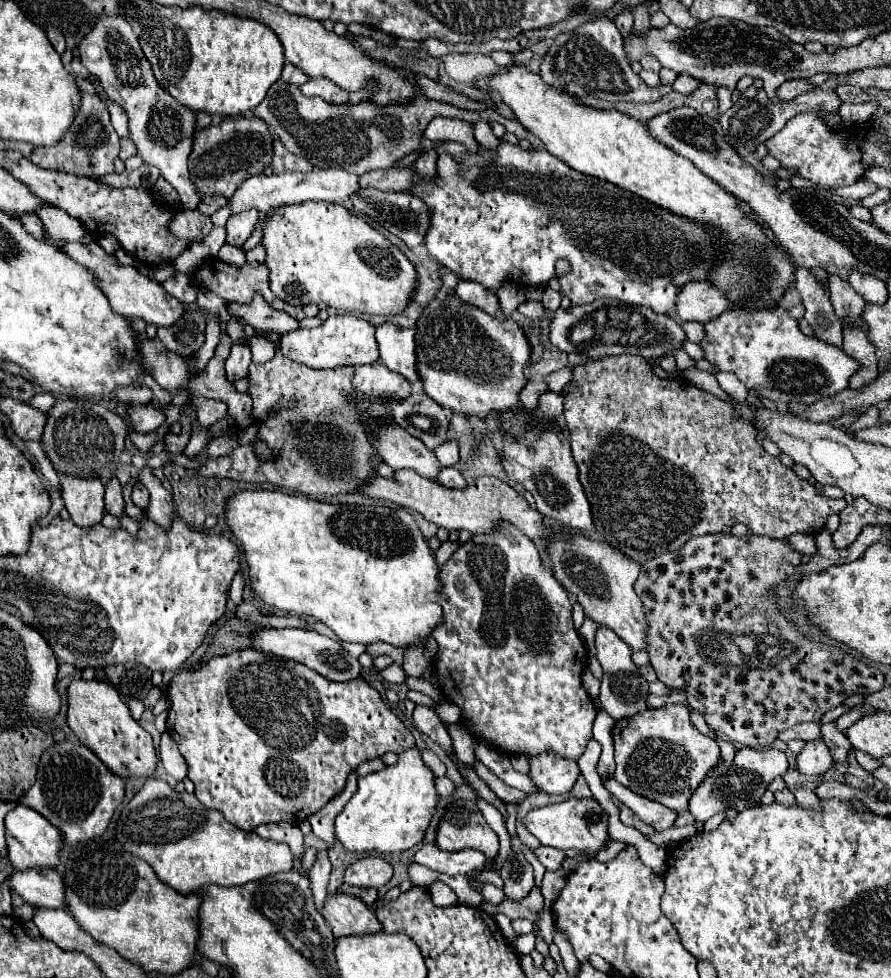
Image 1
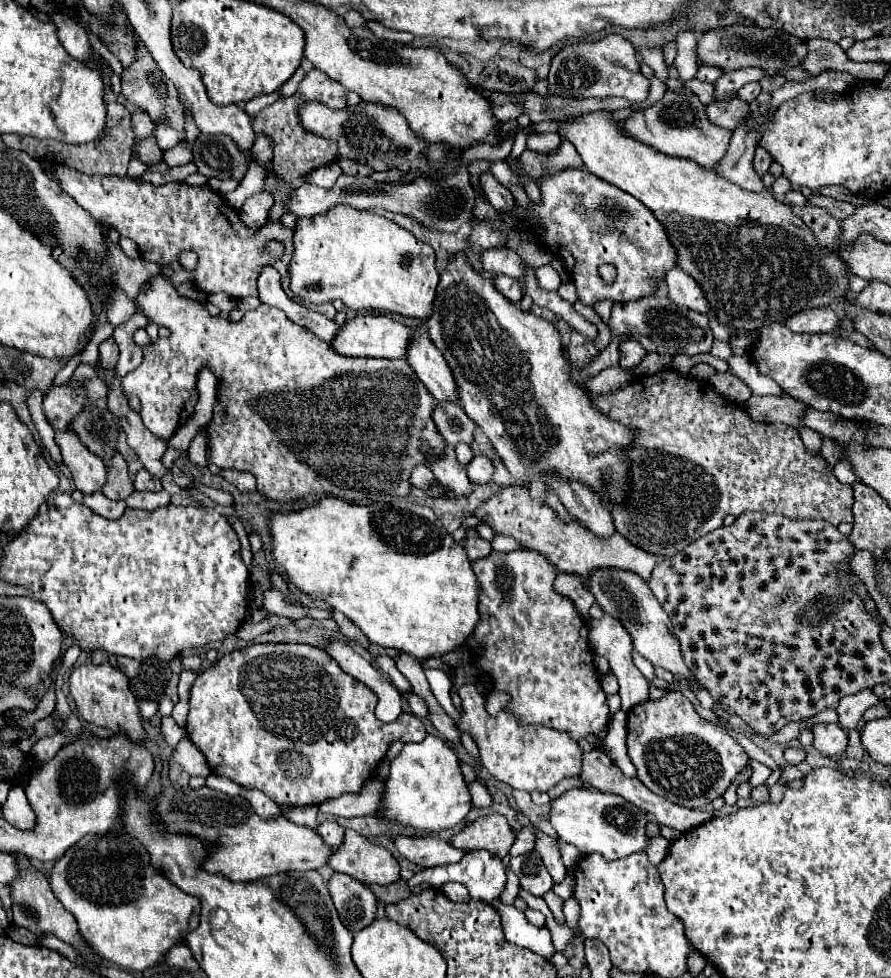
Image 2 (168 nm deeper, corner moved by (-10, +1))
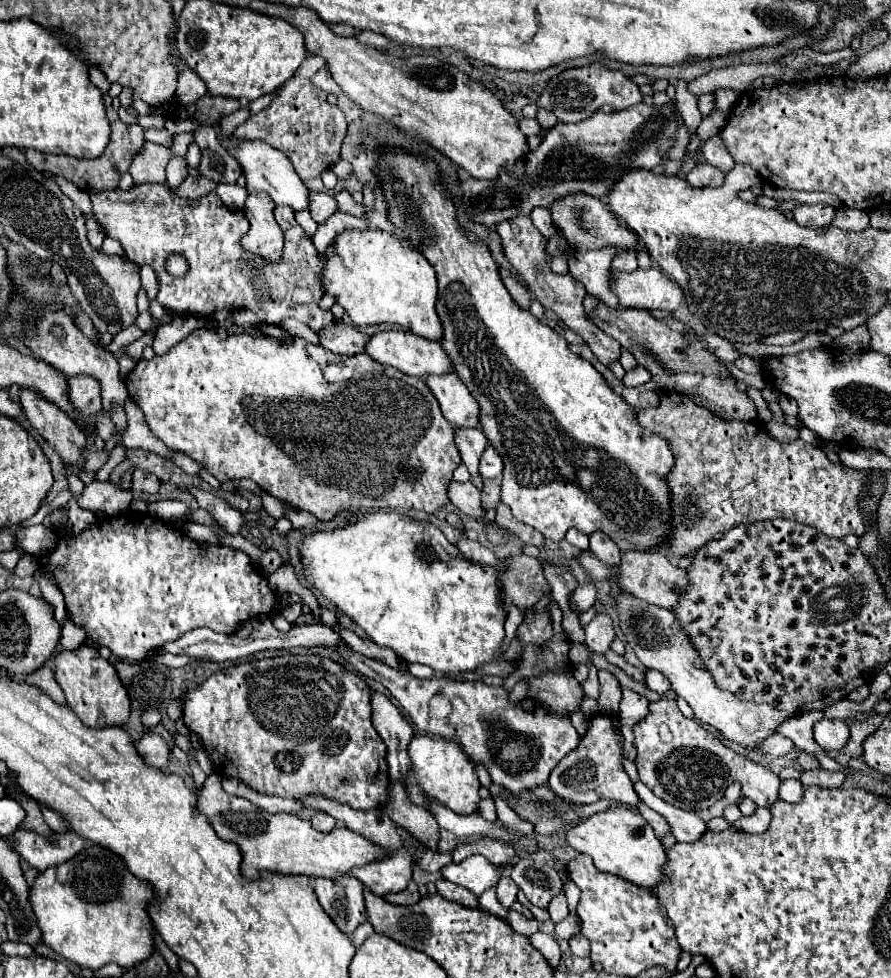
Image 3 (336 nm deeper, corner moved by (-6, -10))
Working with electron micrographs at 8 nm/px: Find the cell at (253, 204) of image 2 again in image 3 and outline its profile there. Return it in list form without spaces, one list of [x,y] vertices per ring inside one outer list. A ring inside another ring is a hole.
[[[266,194],[248,196],[244,204],[244,214],[250,222],[250,230],[242,238],[242,250],[252,252],[254,256],[272,258],[272,262],[280,262],[284,250],[284,234],[280,226],[274,222],[274,204]]]

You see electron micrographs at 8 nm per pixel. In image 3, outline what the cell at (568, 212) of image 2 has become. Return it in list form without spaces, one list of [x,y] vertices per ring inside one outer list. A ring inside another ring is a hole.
[[[568,194],[566,198],[560,198],[558,202],[552,204],[550,208],[552,212],[552,220],[554,220],[554,226],[558,228],[560,236],[568,242],[568,248],[570,250],[576,250],[578,252],[588,252],[588,250],[602,250],[606,246],[614,246],[616,250],[616,256],[624,254],[624,252],[640,252],[638,248],[638,236],[628,228],[624,226],[616,214],[612,214],[604,202],[600,202],[598,198],[590,196],[590,194]]]

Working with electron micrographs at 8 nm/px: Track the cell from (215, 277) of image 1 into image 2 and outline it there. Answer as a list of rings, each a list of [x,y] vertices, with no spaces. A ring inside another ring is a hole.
[[[52,165],[54,179],[60,187],[74,197],[98,223],[114,227],[122,237],[132,239],[142,259],[164,263],[172,269],[170,283],[178,289],[182,283],[192,281],[206,295],[224,291],[232,299],[258,297],[256,279],[262,267],[270,265],[282,275],[282,285],[286,291],[290,283],[288,267],[294,253],[294,229],[284,227],[280,219],[266,225],[262,231],[250,231],[242,225],[238,211],[228,207],[222,195],[214,193],[210,185],[188,185],[188,183],[166,183],[152,185],[130,177],[90,177],[74,171],[66,165]],[[270,239],[280,239],[286,243],[286,253],[278,259],[260,253]],[[182,249],[192,249],[198,253],[198,267],[186,271],[178,265],[178,253]]]

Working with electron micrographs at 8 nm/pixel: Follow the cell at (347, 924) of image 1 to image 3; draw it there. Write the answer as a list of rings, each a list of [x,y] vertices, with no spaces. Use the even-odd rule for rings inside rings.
[[[348,874],[340,876],[338,880],[314,878],[314,892],[326,914],[344,934],[352,936],[356,926],[368,920],[364,888],[356,878],[350,878]]]

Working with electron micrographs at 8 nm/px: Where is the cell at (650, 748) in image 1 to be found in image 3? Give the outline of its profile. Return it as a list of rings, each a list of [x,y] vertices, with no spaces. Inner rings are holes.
[[[660,700],[648,706],[648,714],[634,724],[634,748],[636,768],[640,780],[664,802],[690,810],[704,812],[714,806],[734,782],[742,786],[742,794],[754,800],[758,806],[772,806],[778,800],[780,780],[768,768],[740,756],[732,748],[724,746],[720,738],[704,730],[696,720],[688,720],[676,706],[676,700]]]

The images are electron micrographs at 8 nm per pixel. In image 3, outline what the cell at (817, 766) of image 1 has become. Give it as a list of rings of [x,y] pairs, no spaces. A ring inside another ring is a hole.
[[[822,718],[814,724],[814,740],[824,750],[842,750],[848,742],[850,730],[842,720],[828,720]]]

